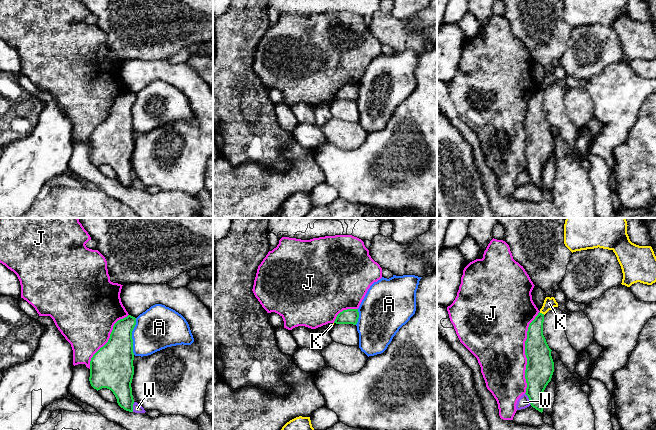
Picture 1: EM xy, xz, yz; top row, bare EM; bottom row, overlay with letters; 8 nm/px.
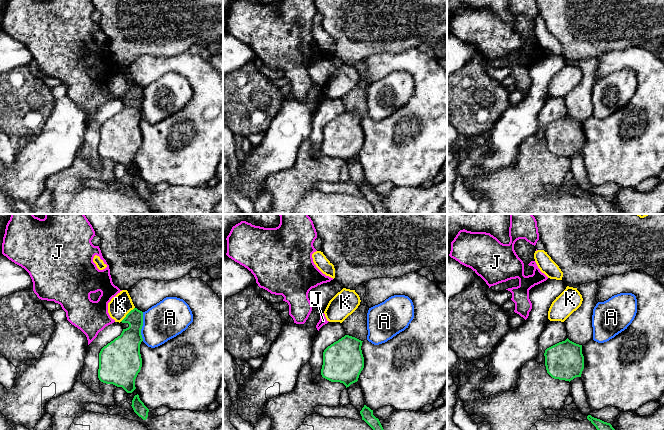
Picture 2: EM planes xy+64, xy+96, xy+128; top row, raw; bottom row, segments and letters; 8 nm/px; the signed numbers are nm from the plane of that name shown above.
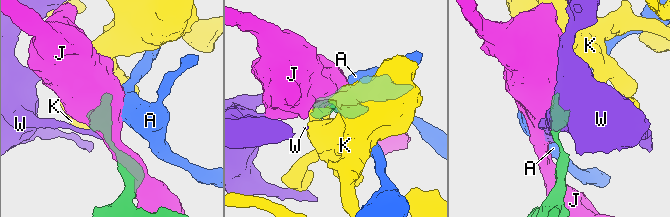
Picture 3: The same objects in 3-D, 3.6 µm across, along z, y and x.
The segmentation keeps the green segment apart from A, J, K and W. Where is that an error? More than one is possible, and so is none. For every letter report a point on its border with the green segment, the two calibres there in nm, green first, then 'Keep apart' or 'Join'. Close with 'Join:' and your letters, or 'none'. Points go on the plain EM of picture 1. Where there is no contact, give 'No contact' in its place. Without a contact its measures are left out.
A: Touches green at xy (131, 112). Thickness 300 nm (green) against 340 nm. Keep apart
J: Touches green at yz (525, 128). Thickness 220 nm (green) against 440 nm. Keep apart
K: Touches green at yz (541, 89). Thickness 160 nm (green) against 90 nm. Keep apart
W: Touches green at yz (529, 175). Thickness 220 nm (green) against 100 nm. Keep apart
Join: none

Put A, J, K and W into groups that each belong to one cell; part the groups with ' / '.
A / J / K / W

